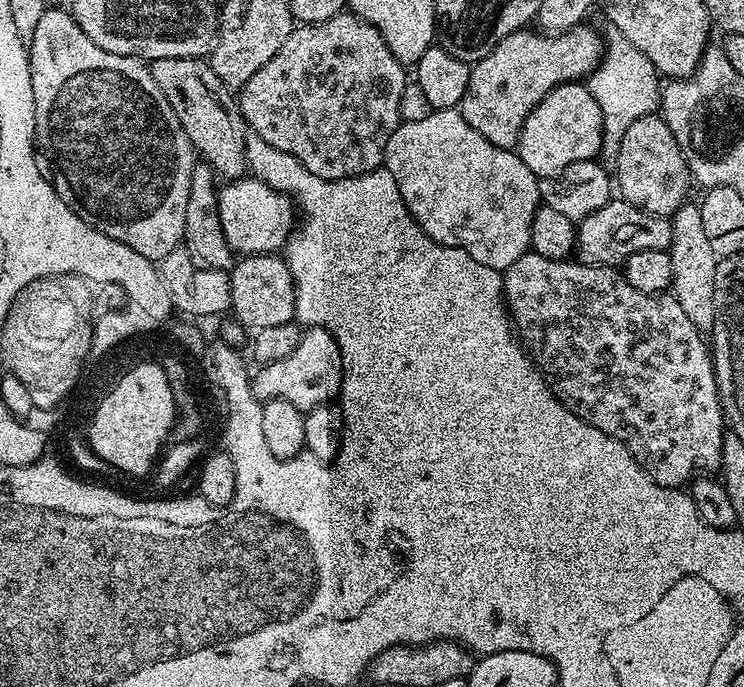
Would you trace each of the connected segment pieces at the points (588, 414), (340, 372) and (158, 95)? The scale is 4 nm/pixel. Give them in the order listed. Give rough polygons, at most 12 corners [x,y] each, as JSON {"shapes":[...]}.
{"shapes":[[[527,251],[504,302],[568,411],[667,488],[720,467],[670,294]],[[309,327],[286,358],[255,369],[252,393],[302,410],[339,397],[338,342]],[[45,7],[27,50],[56,193],[153,262],[198,163],[135,56]]]}

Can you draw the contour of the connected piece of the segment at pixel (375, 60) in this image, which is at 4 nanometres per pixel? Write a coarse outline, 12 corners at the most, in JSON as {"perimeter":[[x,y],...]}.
{"perimeter":[[345,10],[293,27],[239,89],[318,178],[384,163],[406,83]]}

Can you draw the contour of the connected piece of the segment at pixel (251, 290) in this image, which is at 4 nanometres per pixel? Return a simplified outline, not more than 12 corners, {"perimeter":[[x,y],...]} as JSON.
{"perimeter":[[280,254],[230,269],[245,329],[293,323],[296,283]]}

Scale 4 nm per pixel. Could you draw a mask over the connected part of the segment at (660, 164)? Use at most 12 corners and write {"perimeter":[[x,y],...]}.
{"perimeter":[[664,117],[620,139],[614,184],[635,208],[671,217],[688,163]]}

